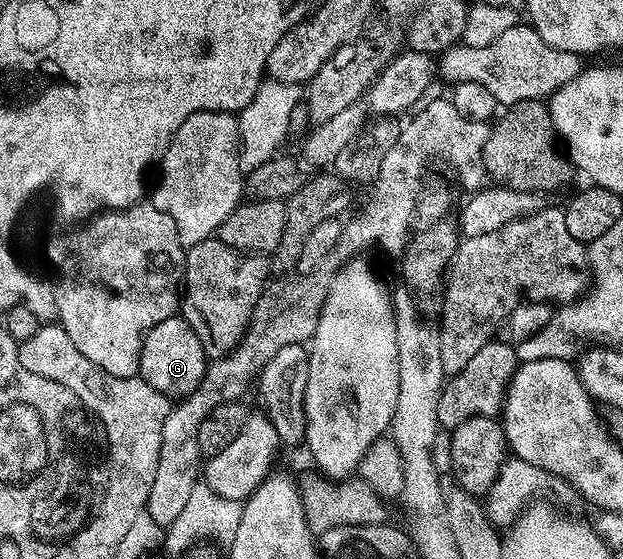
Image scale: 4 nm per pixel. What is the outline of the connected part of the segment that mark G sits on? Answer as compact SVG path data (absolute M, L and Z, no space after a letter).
M176 316L161 320L161 324L154 326L143 337L138 377L153 384L153 388L157 388L157 392L161 392L166 398L182 400L195 391L207 370L208 361L201 340L197 340L197 332L189 328L182 316Z

